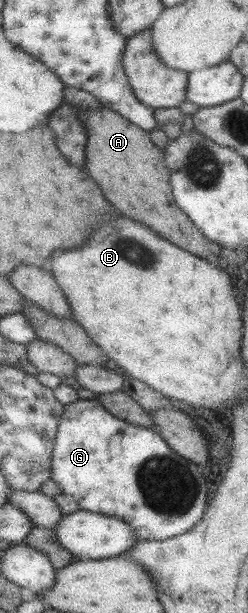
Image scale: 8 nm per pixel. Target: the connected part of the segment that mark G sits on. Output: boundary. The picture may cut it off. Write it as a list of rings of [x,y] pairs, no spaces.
[[[76,399],[64,406],[50,453],[50,478],[63,494],[71,496],[79,510],[117,517],[133,530],[136,541],[164,539],[185,534],[202,519],[207,487],[196,463],[181,457],[152,428],[113,417],[96,399]]]

